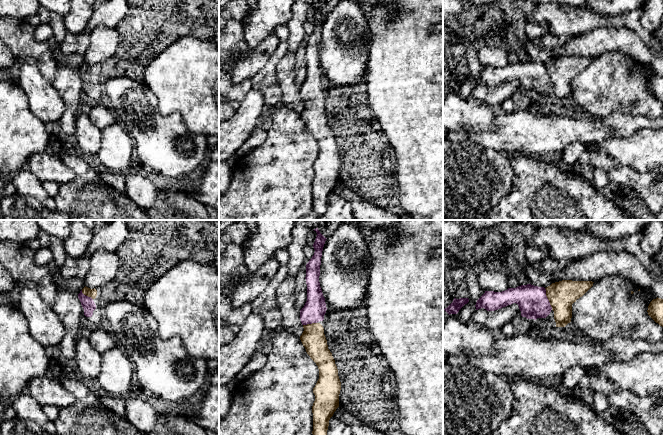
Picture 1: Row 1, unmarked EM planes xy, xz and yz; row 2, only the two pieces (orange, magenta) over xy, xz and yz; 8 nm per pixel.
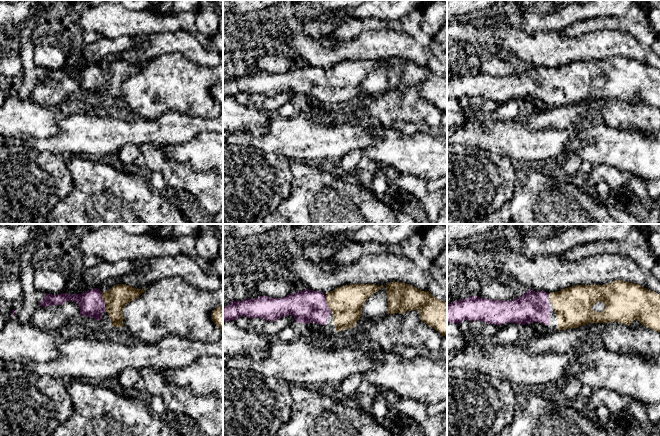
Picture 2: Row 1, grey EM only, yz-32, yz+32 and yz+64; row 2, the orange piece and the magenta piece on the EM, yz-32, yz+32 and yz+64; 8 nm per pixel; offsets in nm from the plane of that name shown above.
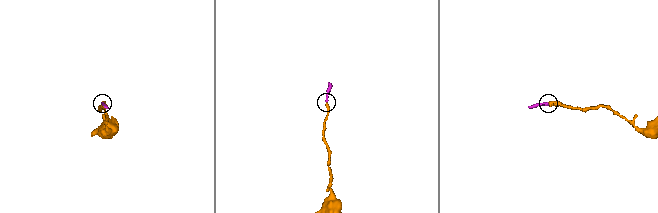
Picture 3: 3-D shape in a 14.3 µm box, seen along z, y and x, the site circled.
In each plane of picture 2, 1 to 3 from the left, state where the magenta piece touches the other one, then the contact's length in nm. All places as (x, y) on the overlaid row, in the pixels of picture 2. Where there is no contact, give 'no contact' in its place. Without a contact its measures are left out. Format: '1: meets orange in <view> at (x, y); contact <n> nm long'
1: meets orange in yz-32 at (103, 300); contact 160 nm long
2: meets orange in yz+32 at (327, 304); contact 150 nm long
3: no contact

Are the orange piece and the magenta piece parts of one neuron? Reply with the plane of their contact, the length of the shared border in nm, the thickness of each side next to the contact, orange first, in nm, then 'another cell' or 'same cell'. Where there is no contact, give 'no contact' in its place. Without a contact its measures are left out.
meets orange in yz; contact 190 nm long; 220 nm thick on the orange side, 240 nm on the other; same cell

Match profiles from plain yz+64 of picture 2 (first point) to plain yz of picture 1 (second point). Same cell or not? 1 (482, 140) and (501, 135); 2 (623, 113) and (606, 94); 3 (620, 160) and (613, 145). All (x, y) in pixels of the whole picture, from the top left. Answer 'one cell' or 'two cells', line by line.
1: one cell
2: one cell
3: one cell

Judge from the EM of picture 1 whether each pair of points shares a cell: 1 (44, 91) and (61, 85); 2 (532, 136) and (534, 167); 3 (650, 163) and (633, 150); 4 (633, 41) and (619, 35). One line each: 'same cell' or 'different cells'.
1: different cells
2: different cells
3: same cell
4: same cell

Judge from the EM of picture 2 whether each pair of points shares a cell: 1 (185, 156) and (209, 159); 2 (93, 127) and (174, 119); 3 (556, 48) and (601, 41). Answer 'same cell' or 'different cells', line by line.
1: same cell
2: same cell
3: same cell

